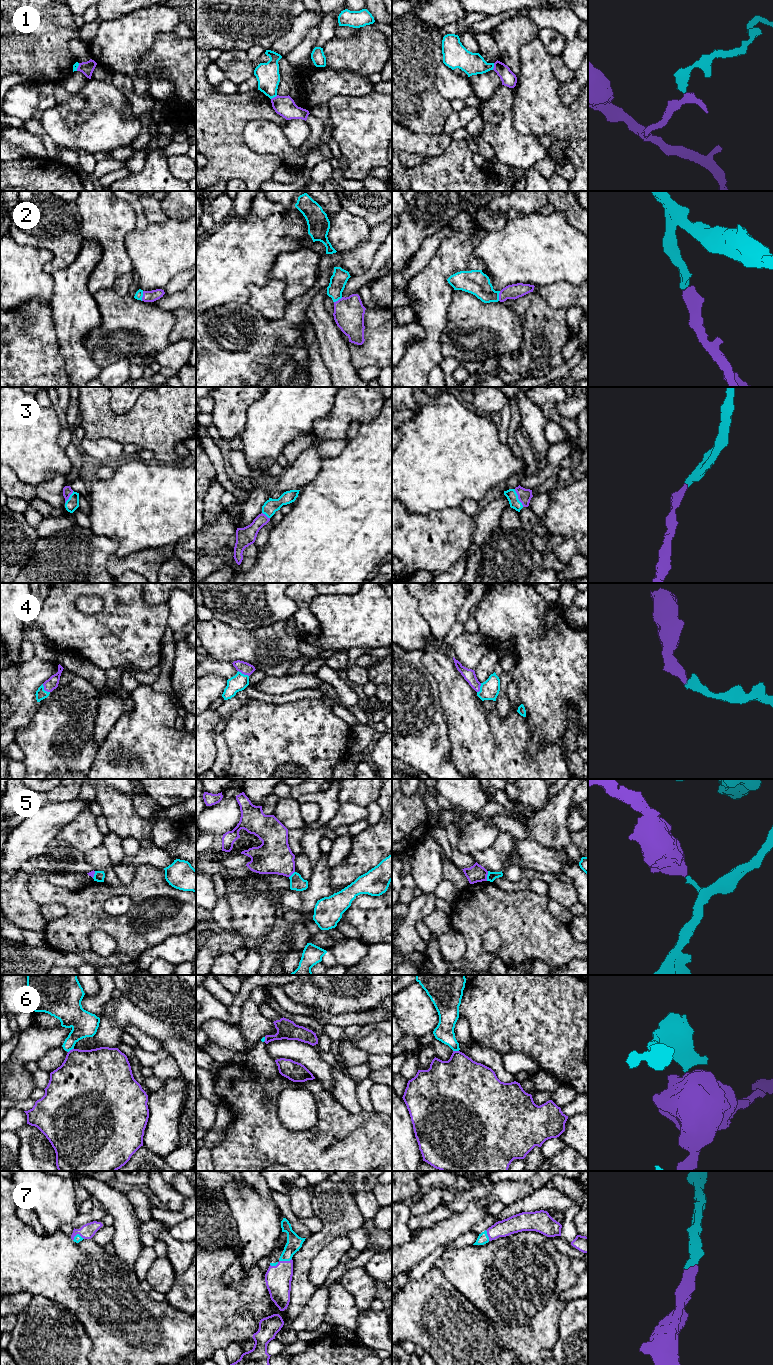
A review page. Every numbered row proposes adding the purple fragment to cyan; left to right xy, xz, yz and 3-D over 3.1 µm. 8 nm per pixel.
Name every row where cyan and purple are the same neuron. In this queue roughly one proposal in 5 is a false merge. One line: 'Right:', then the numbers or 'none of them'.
Right: 2, 3, 4, 7

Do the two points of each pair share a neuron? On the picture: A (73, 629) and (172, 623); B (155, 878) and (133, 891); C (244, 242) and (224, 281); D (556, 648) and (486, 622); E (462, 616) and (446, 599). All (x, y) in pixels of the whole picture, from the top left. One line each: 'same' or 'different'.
A: different
B: same
C: same
D: same
E: different

